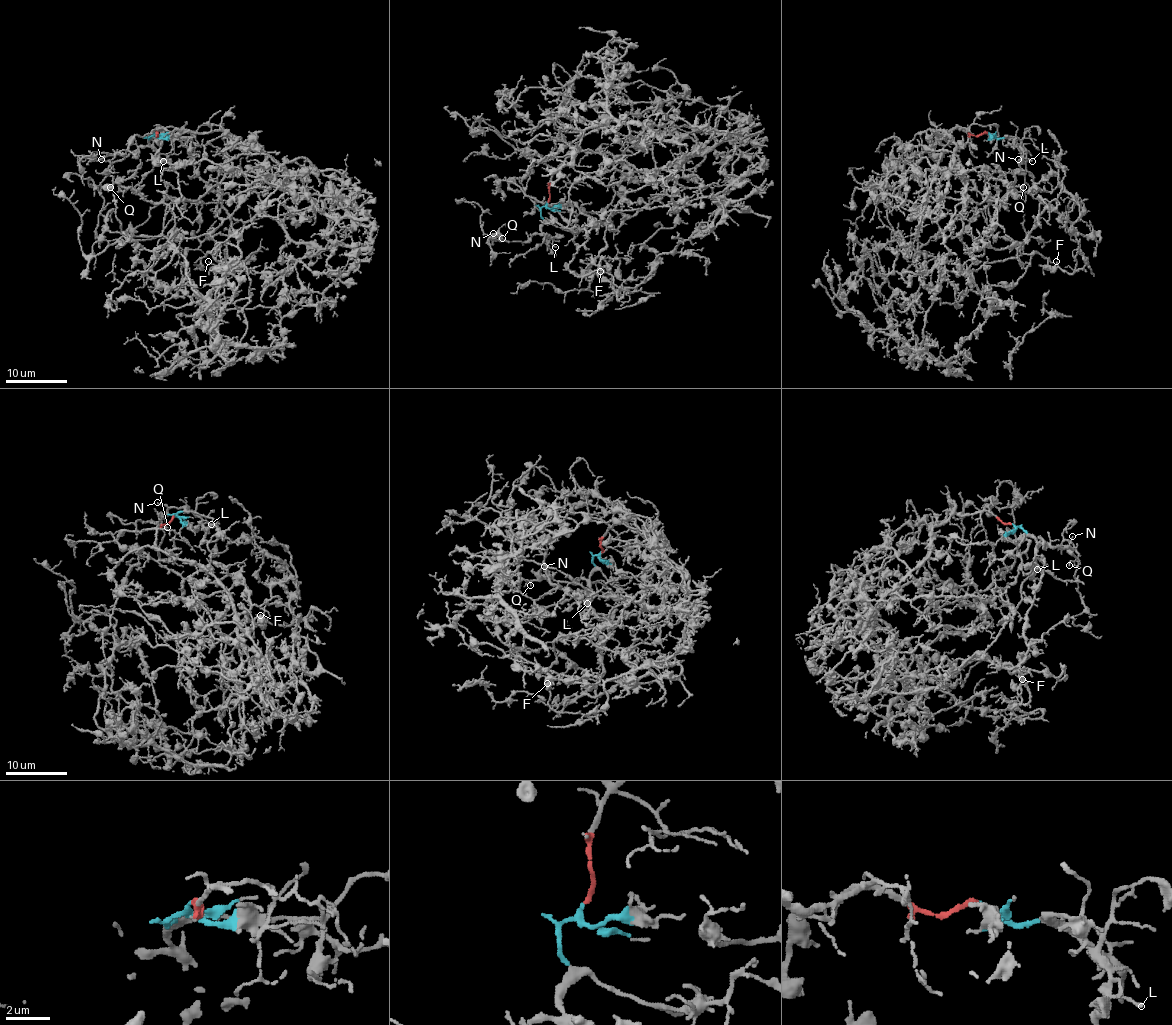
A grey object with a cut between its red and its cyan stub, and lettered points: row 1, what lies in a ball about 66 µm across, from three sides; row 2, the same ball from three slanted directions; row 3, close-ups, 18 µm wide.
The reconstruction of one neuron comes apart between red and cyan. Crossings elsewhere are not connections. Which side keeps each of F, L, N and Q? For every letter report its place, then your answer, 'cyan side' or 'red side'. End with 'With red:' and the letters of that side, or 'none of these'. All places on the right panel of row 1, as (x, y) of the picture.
F: (1056, 261) | red side
L: (1032, 161) | cyan side
N: (1018, 159) | cyan side
Q: (1023, 187) | cyan side
With red: F

